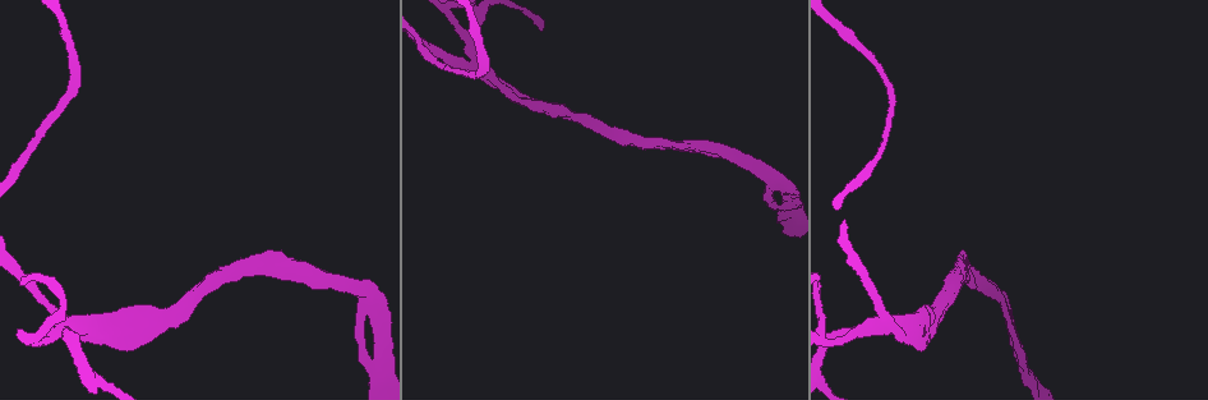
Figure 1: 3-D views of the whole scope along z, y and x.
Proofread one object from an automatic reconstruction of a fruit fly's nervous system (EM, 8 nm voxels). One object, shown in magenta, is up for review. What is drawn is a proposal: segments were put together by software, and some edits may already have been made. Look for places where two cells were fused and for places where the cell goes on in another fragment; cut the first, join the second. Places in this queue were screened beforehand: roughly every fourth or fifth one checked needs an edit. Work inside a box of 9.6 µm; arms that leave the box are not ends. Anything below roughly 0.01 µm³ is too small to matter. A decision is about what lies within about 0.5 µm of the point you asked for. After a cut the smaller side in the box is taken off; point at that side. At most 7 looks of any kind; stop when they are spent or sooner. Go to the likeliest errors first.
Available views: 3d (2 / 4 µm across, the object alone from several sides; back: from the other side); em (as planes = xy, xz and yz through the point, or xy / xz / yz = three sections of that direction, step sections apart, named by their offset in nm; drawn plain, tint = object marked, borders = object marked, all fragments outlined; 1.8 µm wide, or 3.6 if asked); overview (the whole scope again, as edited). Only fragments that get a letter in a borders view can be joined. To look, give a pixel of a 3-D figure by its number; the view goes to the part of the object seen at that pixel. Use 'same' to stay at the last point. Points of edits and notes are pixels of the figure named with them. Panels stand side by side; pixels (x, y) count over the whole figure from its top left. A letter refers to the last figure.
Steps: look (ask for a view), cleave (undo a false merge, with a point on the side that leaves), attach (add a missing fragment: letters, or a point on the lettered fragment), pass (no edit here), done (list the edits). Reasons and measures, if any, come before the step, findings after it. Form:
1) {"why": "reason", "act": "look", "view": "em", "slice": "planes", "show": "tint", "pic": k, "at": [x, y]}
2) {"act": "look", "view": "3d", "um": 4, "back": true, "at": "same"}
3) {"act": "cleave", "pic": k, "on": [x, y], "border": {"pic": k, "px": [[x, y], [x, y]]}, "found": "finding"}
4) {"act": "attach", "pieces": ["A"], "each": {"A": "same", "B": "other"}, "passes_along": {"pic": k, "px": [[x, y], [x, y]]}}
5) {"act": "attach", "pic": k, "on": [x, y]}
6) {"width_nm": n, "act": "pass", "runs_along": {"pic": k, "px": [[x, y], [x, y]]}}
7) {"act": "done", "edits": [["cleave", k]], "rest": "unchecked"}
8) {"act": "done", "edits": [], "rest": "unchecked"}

{"why": "two arms in line, one across", "act": "look", "view": "em", "um": 3.6, "slice": "planes", "show": "borders", "pic": 1, "at": [472, 44]}

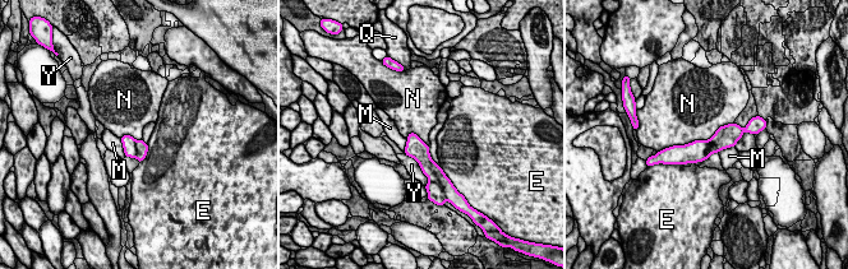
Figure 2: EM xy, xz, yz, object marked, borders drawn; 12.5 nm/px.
{"width_nm": 220, "act": "pass", "each": {"E": "other", "M": "other", "N": "other", "Q": "other", "Y": "other"}, "border": {"pic": 2, "px": [[733, 123], [708, 139], [666, 148]]}, "found": "continuous, no second cell"}

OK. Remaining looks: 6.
{"why": "side arm on a straight run", "act": "look", "view": "3d", "um": 2, "pic": 1, "at": [786, 206]}

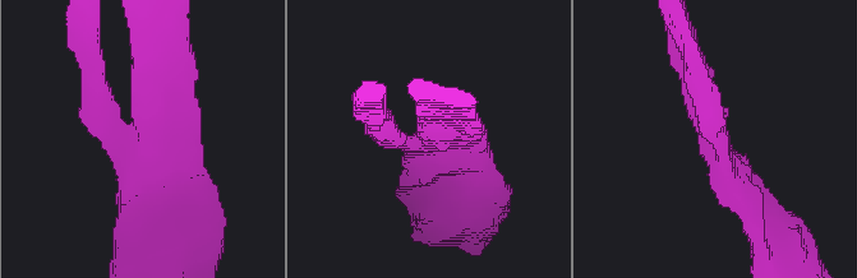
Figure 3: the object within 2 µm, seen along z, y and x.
{"arms": 3, "arm_widths_nm": [160, 190, 220], "act": "look", "view": "em", "slice": "planes", "show": "borders", "pic": 3, "at": [434, 131]}

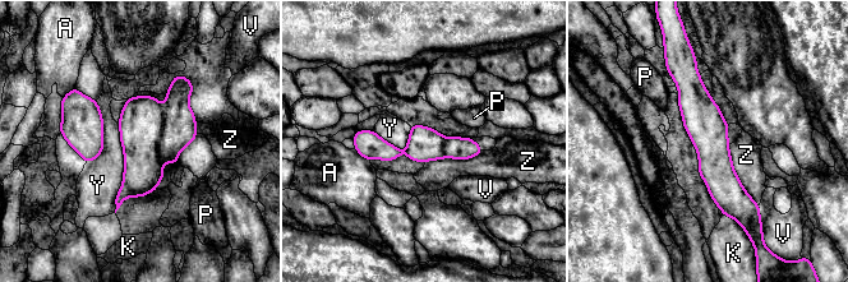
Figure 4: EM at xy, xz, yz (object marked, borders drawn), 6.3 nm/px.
{"act": "pass", "each": {"A": "other", "K": "other", "P": "other", "V": "other", "Y": "other", "Z": "other"}, "border": {"pic": 4, "px": [[119, 124], [124, 172], [114, 212]]}, "found": "continuous, no second cell"}

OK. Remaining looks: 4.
{"why": "side arm on a straight run", "act": "look", "view": "em", "slice": "xz", "step": 16, "show": "borders", "pic": 1, "at": [133, 320]}

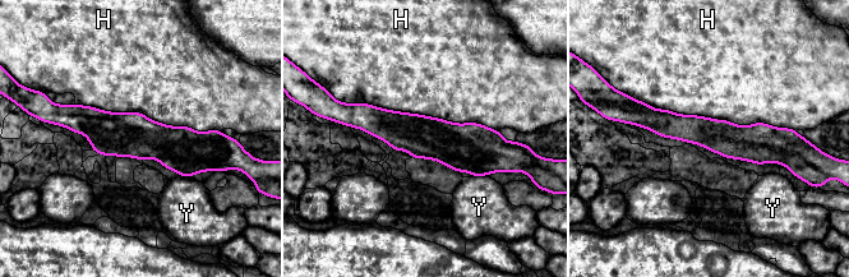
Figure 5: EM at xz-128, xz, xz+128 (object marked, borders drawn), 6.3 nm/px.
{"width_nm": 220, "act": "pass", "each": {"H": "other", "Y": "other"}, "found": "one cell here"}

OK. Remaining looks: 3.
{"act": "done", "edits": [], "rest": "unchecked"}

